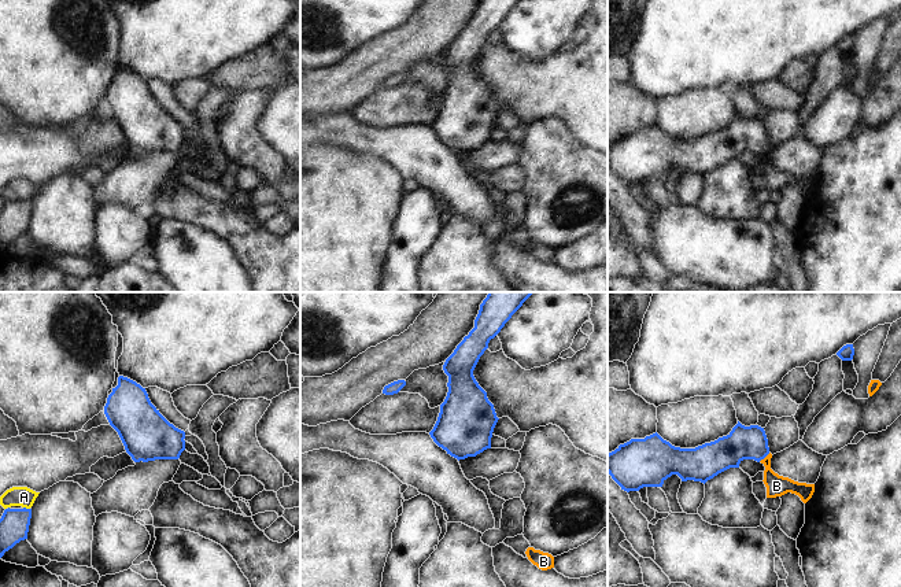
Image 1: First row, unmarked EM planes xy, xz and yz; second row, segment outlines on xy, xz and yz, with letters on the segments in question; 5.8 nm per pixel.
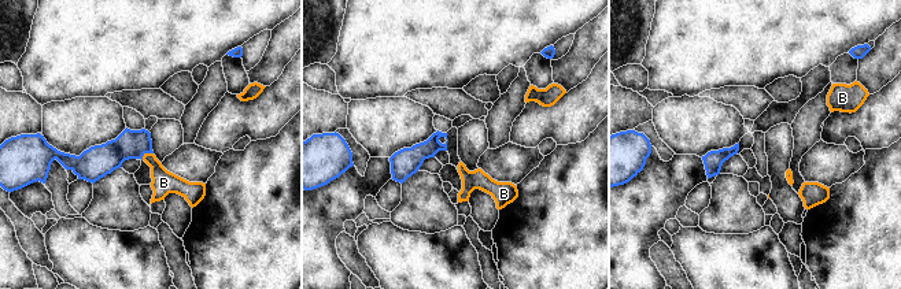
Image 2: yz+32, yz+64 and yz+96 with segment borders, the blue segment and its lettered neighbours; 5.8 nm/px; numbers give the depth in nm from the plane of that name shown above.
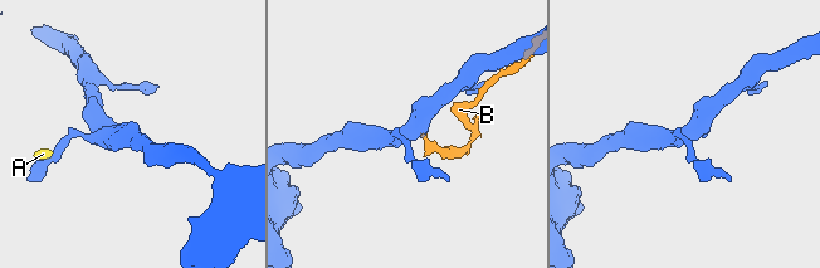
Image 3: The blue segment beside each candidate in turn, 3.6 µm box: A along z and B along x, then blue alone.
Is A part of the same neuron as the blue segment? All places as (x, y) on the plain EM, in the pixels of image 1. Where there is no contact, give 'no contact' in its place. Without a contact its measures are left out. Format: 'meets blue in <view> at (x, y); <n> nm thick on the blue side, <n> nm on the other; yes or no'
meets blue in xy at (25, 200); 180 nm thick on the blue side, 120 nm on the other; no

